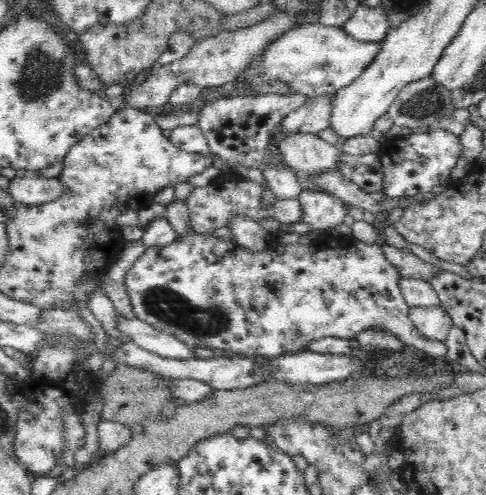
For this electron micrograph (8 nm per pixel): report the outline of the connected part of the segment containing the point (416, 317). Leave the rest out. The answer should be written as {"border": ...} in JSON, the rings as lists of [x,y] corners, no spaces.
{"border":[[[432,303],[428,306],[411,306],[407,309],[408,318],[416,330],[428,338],[446,340],[450,328],[454,326],[451,316],[440,303]]]}

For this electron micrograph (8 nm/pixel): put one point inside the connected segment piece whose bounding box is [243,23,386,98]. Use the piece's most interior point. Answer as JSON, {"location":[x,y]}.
{"location":[316,59]}

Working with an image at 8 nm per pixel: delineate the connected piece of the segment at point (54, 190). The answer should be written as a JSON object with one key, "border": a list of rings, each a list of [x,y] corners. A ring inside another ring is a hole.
{"border":[[[28,173],[10,179],[7,192],[16,202],[37,205],[54,200],[61,193],[61,186],[56,177],[47,178]]]}

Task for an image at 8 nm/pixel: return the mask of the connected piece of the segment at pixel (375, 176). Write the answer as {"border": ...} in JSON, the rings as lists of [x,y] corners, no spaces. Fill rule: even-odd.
{"border":[[[341,153],[340,171],[366,192],[384,192],[384,165],[376,153],[350,156]]]}

